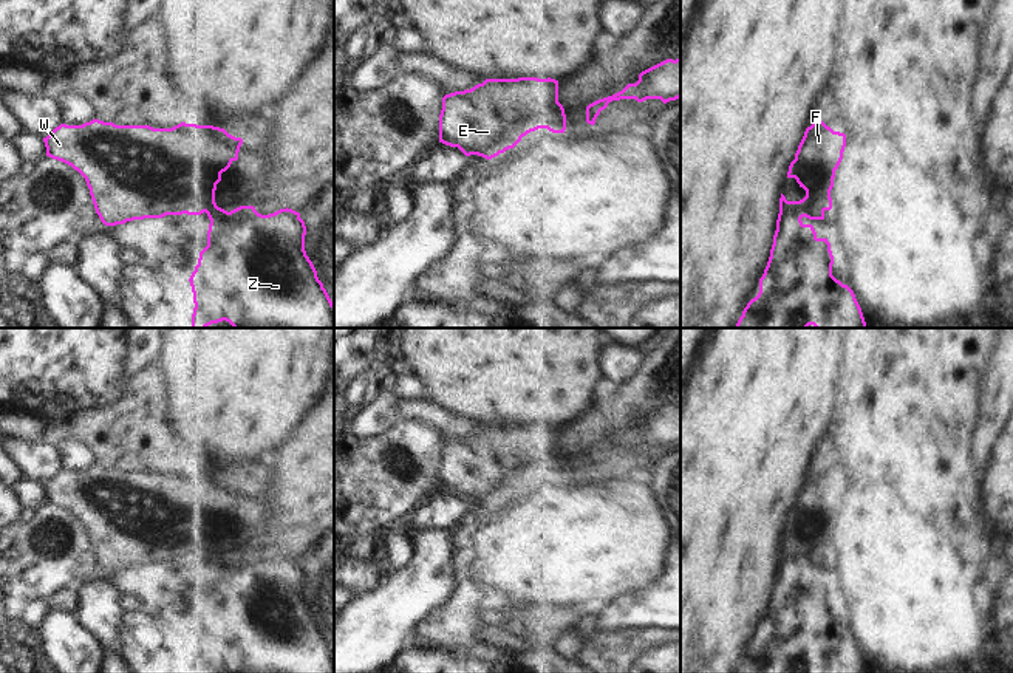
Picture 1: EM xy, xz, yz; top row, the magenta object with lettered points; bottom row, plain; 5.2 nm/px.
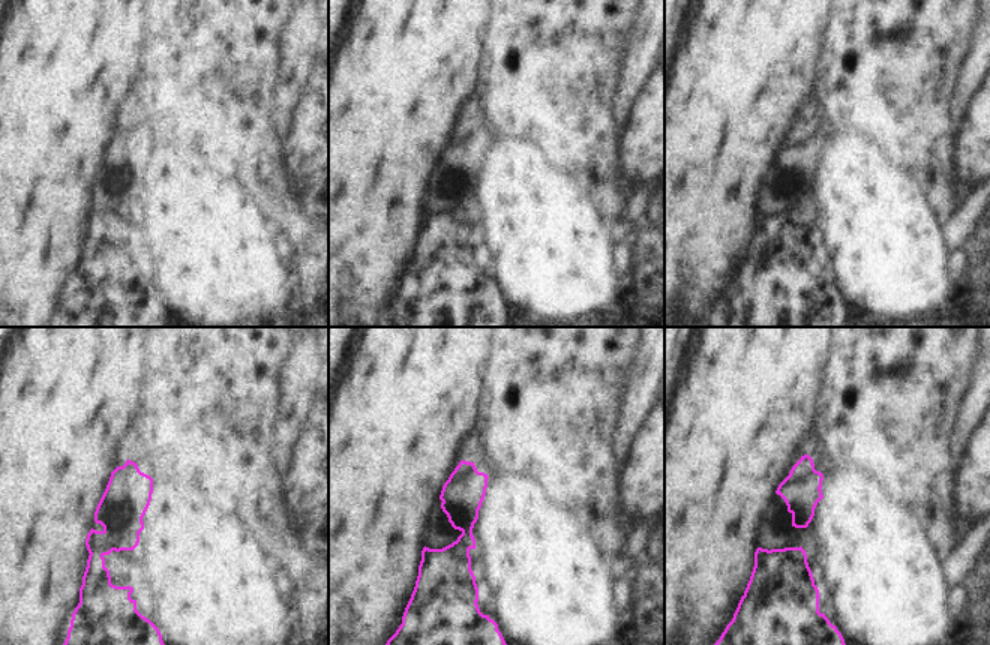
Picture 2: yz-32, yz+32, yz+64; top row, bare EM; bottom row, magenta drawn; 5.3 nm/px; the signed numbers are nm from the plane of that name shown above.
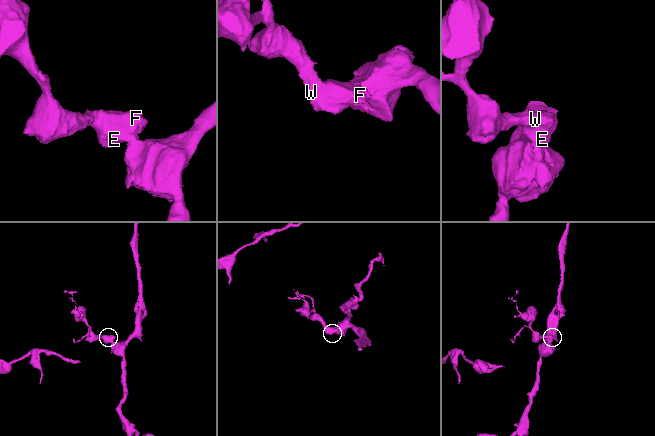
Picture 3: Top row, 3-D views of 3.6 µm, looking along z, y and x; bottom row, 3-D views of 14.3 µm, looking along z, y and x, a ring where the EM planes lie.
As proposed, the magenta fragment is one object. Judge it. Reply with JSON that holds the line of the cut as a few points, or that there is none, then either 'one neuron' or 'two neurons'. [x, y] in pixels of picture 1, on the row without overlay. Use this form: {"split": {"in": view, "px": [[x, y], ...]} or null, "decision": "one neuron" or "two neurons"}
{"split": {"in": "yz", "px": [[780, 556], [798, 557], [804, 553], [812, 553], [823, 559]]}, "decision": "two neurons"}

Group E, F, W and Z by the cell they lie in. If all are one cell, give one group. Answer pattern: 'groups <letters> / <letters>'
groups E F W / Z

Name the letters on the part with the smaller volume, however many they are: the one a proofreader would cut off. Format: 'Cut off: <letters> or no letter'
Cut off: E, F, W

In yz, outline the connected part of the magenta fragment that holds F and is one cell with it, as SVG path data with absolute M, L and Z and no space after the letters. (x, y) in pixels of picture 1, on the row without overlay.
M817 466L807 473L787 518L787 524L795 524L806 537L806 543L800 548L787 548L781 540L779 557L798 559L804 552L831 557L831 537L844 494L846 481L834 478L823 467Z

